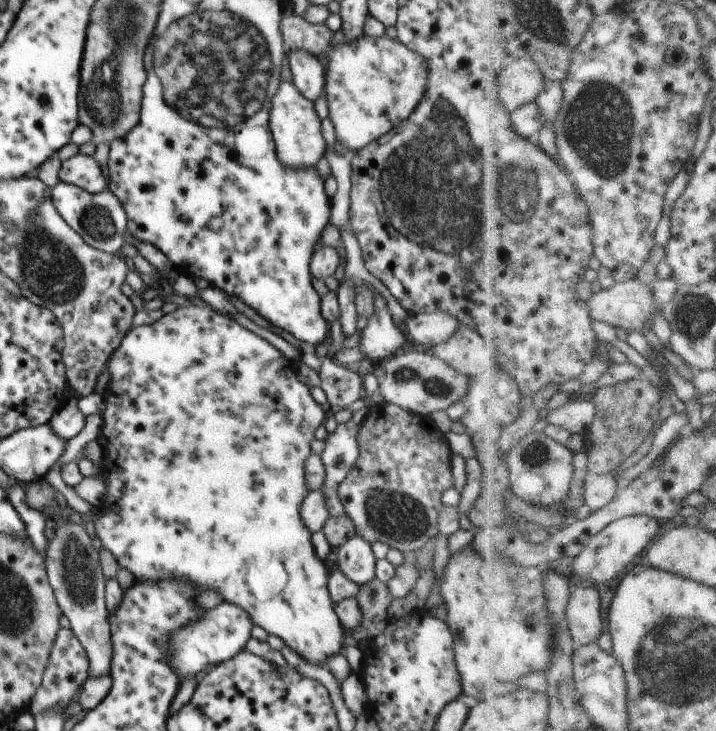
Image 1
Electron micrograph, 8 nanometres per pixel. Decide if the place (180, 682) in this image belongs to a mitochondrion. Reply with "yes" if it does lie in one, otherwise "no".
no

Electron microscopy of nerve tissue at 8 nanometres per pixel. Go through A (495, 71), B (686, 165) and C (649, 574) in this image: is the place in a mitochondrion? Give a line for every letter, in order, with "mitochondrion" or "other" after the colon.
A: other
B: other
C: other

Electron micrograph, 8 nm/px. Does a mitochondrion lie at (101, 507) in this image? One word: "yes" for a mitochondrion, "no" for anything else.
no

